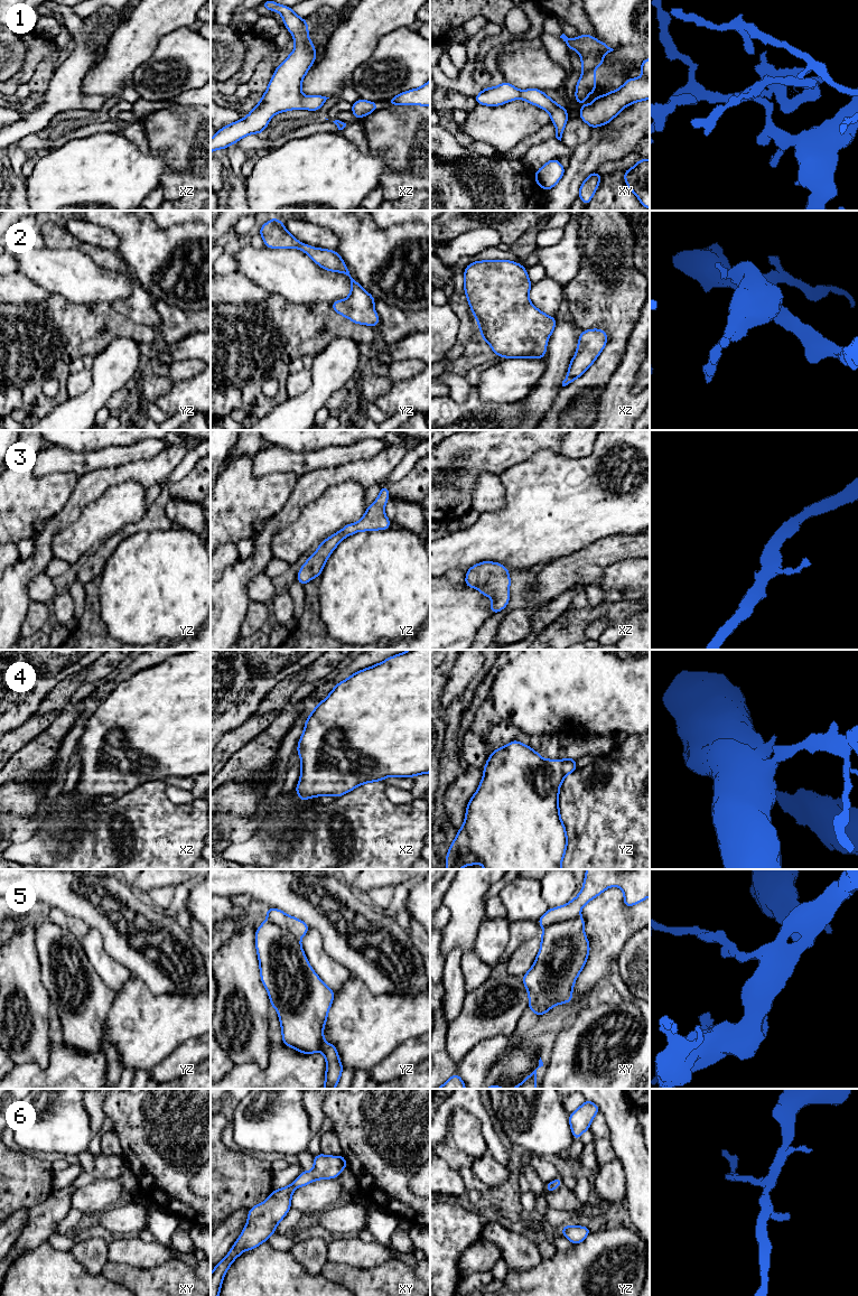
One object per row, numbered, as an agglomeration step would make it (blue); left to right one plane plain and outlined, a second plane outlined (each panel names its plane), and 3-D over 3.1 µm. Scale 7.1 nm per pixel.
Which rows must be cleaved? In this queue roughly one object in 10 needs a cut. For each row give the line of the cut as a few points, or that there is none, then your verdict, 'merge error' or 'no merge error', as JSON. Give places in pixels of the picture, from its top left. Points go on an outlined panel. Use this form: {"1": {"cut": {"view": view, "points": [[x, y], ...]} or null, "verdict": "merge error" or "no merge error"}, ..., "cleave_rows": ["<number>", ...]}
{"1": {"cut": null, "verdict": "no merge error"}, "2": {"cut": null, "verdict": "no merge error"}, "3": {"cut": null, "verdict": "no merge error"}, "4": {"cut": null, "verdict": "no merge error"}, "5": {"cut": null, "verdict": "no merge error"}, "6": {"cut": null, "verdict": "no merge error"}, "cleave_rows": []}

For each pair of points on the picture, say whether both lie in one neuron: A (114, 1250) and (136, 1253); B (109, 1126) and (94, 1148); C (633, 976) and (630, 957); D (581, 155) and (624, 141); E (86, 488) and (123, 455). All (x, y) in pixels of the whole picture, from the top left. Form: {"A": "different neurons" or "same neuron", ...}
{"A": "same neuron", "B": "same neuron", "C": "same neuron", "D": "same neuron", "E": "different neurons"}

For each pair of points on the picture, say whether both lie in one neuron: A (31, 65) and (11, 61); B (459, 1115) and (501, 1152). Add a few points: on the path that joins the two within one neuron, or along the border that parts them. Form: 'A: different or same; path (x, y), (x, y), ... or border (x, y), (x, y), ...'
A: different; border (21, 37), (26, 47), (25, 63), (11, 77)
B: different; border (471, 1112), (481, 1121), (482, 1134), (488, 1149)

